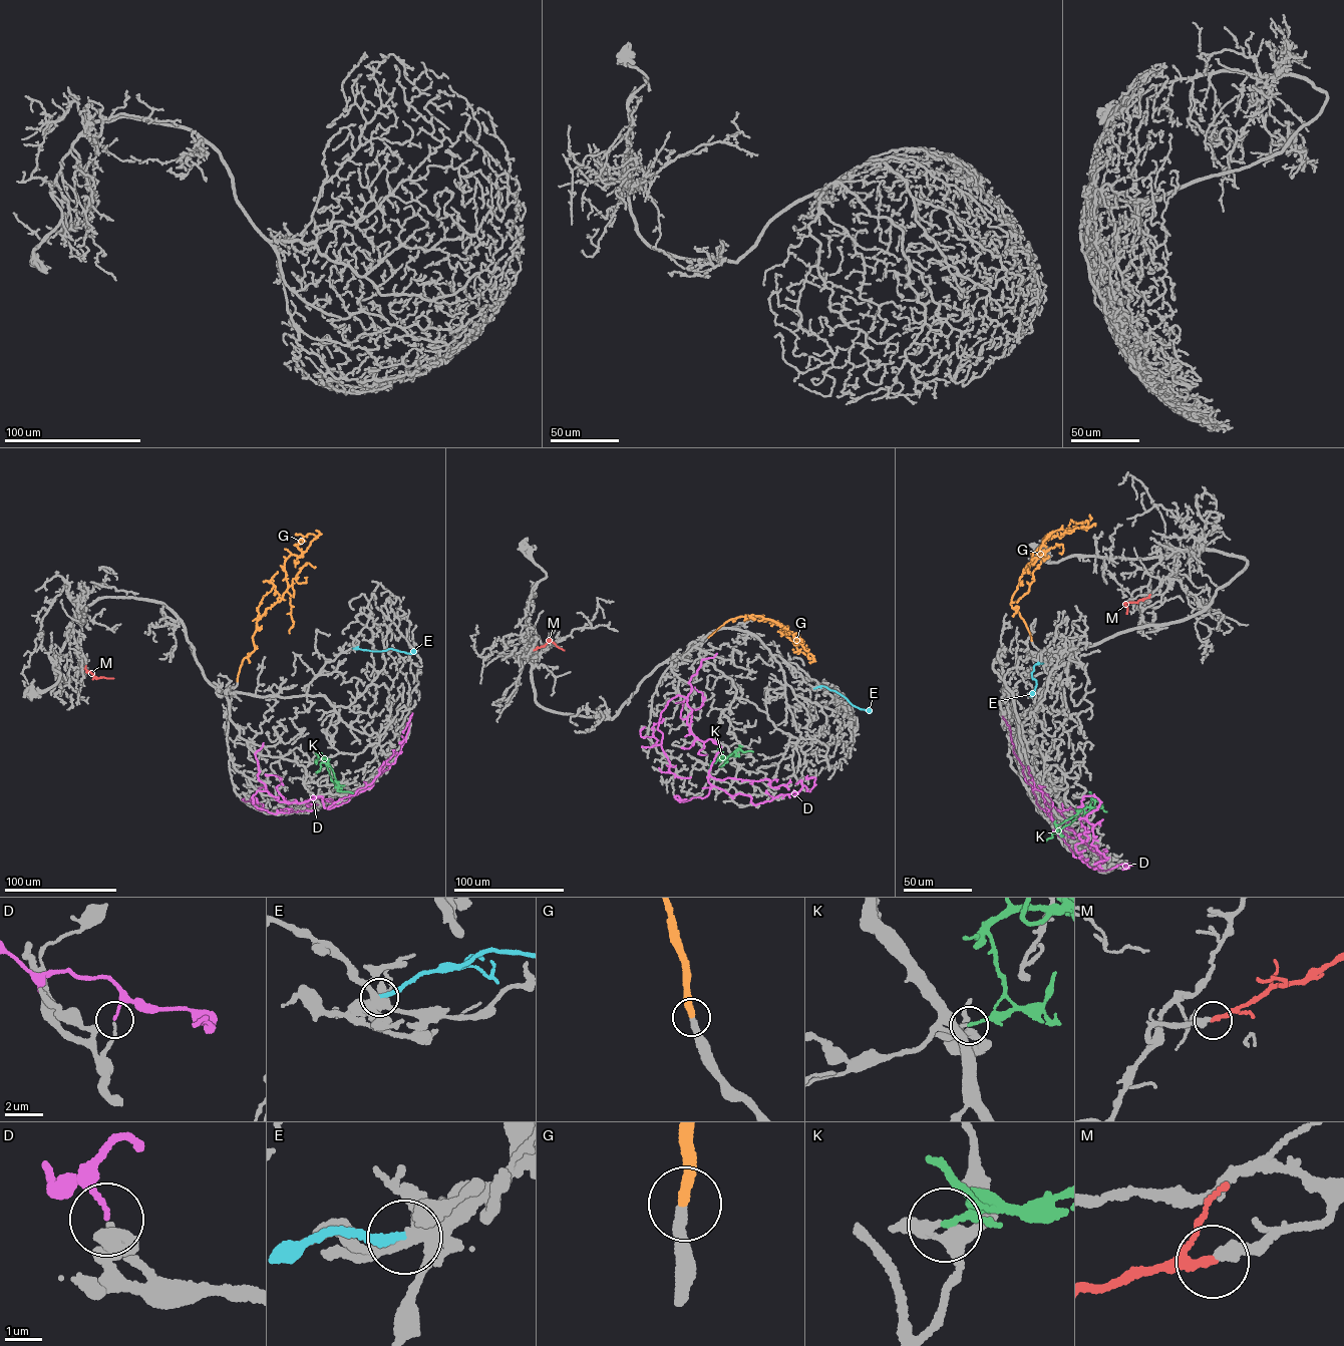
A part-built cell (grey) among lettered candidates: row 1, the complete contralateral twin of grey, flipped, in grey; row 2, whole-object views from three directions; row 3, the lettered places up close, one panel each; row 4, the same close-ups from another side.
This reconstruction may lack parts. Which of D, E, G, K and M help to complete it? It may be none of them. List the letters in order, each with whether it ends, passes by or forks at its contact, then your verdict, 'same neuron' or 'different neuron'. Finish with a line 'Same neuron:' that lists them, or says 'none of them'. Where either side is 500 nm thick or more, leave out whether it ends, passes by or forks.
D: it ends; different neuron
E: it ends; different neuron
G: it ends; same neuron
K: it ends; different neuron
M: it ends; same neuron
Same neuron: G, M

